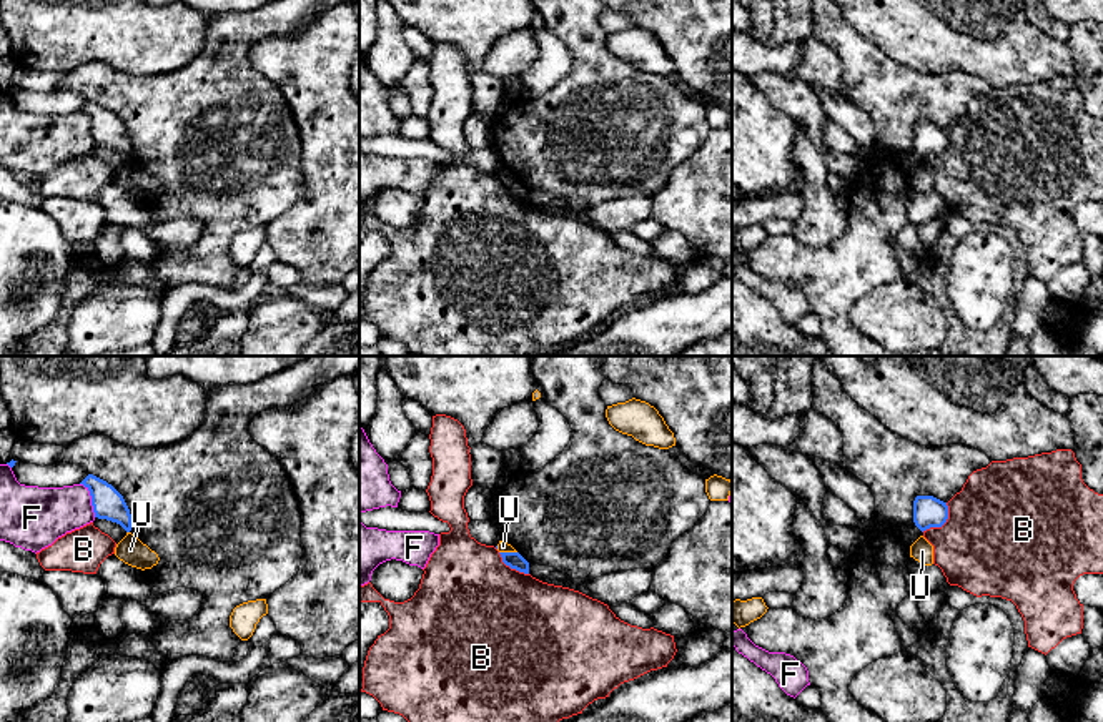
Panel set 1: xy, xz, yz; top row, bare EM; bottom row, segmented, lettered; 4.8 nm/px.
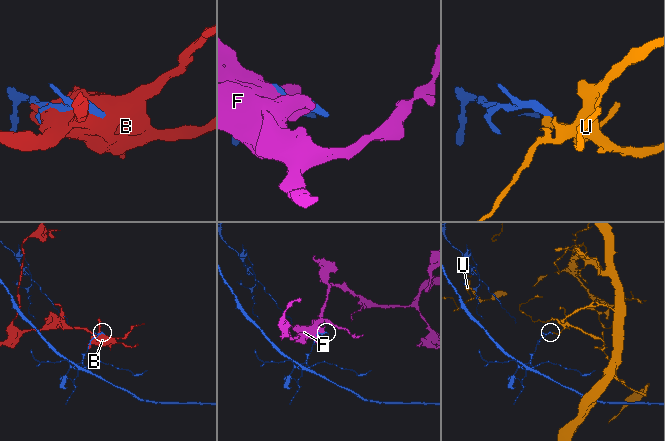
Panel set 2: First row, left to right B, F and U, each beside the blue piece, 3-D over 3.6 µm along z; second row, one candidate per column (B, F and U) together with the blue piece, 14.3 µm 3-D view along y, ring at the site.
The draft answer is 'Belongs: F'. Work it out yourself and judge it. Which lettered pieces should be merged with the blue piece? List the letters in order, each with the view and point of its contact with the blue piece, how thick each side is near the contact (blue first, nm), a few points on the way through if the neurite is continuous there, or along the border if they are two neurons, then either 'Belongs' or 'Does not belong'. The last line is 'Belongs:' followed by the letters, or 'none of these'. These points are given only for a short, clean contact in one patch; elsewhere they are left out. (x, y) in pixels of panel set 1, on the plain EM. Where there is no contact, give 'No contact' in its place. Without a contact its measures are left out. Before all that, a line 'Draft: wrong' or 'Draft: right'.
Draft: wrong
B: Touches blue at yz (942, 152). Thickness 150 nm (blue) against 480 nm. Does not belong
F: Touches blue at xy (92, 127). Thickness 150 nm (blue) against 260 nm. Does not belong
U: Touches blue at xz (508, 180). Thickness 80 nm (blue) against 50 nm. Boundary: xz (499, 178), (516, 180). Does not belong
Belongs: none of these

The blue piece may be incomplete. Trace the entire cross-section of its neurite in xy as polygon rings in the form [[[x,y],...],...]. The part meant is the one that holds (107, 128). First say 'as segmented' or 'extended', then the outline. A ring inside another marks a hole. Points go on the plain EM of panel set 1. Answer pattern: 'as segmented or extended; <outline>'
as segmented; [[[88,101],[83,111],[92,123],[95,145],[120,151],[126,160],[131,158],[131,141],[123,123],[106,108]]]

